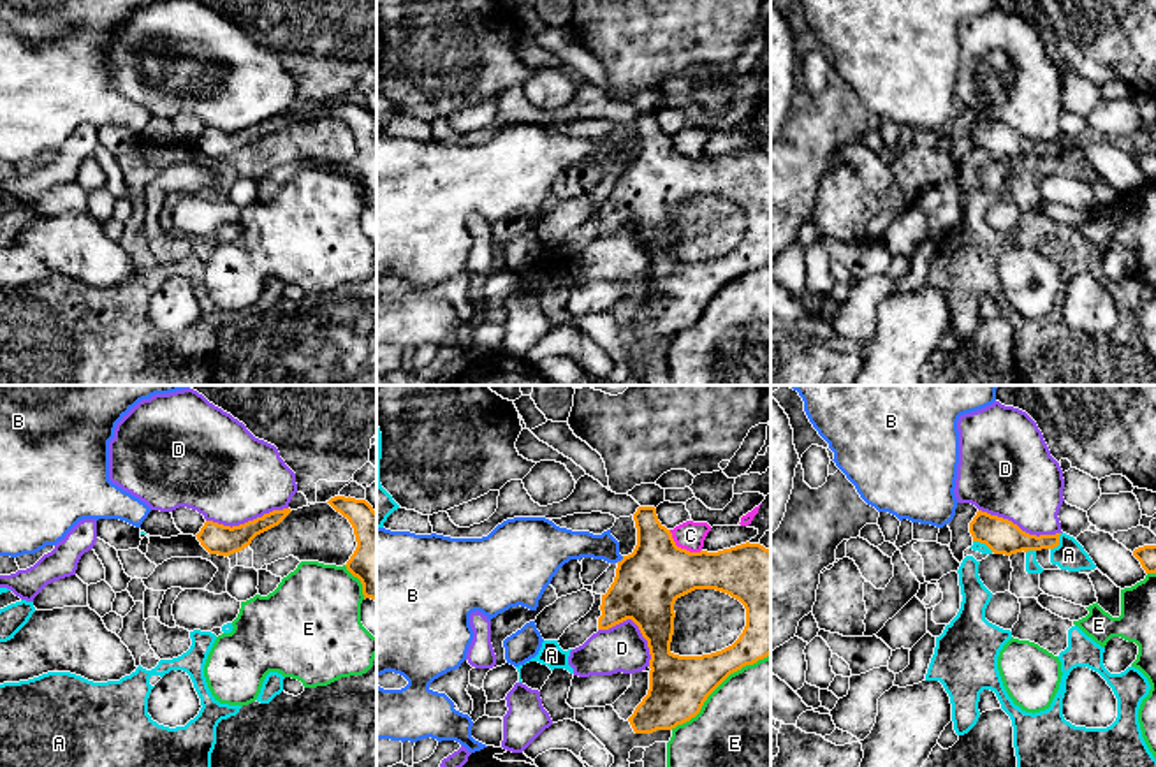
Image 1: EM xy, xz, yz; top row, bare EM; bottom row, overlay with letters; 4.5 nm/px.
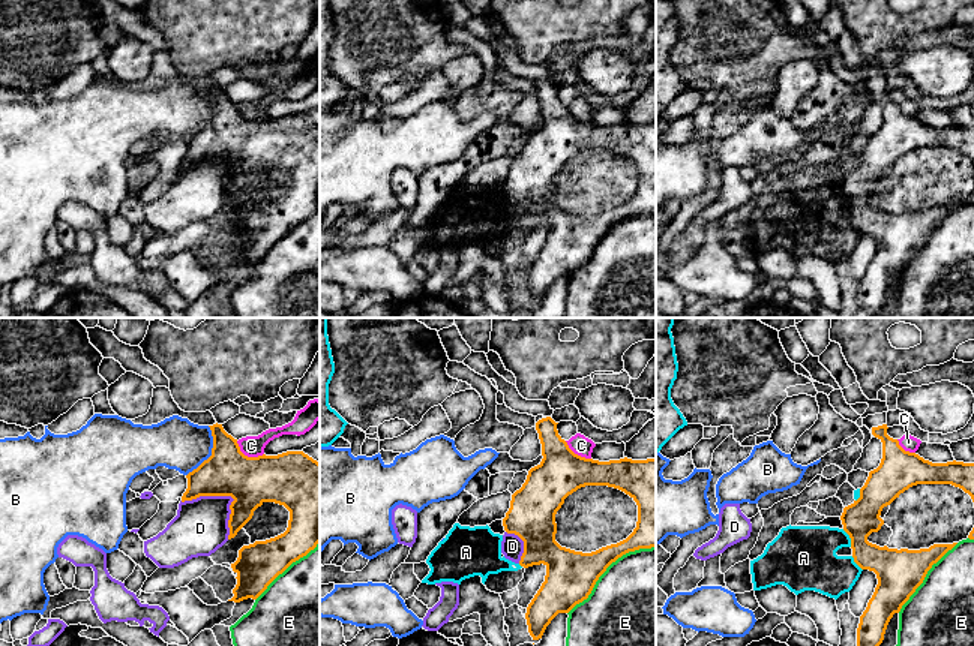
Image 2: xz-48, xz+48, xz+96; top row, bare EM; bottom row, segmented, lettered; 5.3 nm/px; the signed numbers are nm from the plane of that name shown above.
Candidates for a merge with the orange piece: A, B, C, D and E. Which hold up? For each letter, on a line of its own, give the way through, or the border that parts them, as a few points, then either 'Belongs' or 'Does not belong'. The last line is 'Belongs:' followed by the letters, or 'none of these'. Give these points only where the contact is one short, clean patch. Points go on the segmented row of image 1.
A: Does not belong
B: Does not belong
C: Does not belong
D: Does not belong
E: Does not belong
Belongs: none of these

